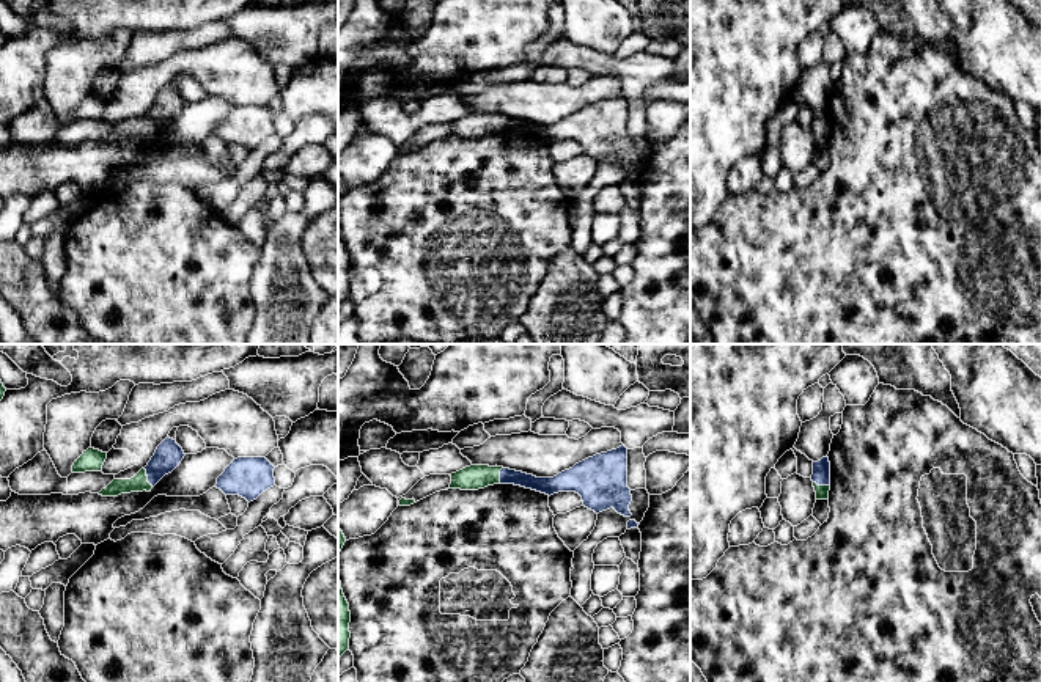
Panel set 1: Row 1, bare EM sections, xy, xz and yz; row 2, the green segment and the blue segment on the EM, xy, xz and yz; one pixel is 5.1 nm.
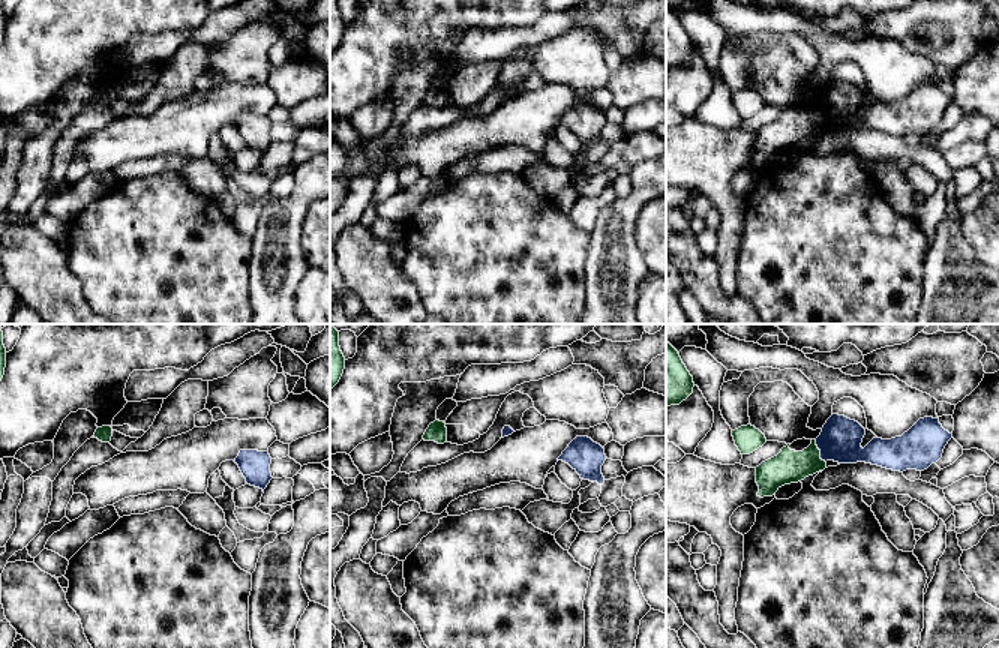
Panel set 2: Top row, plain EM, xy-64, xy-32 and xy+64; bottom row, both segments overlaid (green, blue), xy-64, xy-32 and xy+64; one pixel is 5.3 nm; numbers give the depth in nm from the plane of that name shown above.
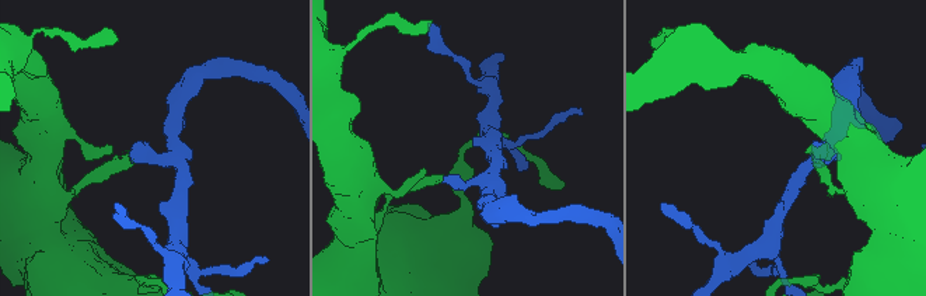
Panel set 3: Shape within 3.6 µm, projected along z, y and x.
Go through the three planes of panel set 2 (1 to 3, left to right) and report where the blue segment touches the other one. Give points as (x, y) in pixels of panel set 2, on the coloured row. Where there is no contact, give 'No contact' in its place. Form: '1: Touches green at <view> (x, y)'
1: No contact
2: No contact
3: Touches green at xy+64 (819, 452)

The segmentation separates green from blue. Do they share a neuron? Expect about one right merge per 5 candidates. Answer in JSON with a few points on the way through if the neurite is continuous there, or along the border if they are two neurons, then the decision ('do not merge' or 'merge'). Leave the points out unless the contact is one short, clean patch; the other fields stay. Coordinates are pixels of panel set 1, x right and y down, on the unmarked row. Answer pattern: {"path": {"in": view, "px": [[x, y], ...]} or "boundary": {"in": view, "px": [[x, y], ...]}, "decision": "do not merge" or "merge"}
{"decision": "do not merge"}

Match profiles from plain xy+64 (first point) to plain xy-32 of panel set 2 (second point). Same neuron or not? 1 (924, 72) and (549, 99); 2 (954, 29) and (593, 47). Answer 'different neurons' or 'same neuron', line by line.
1: different neurons
2: different neurons

